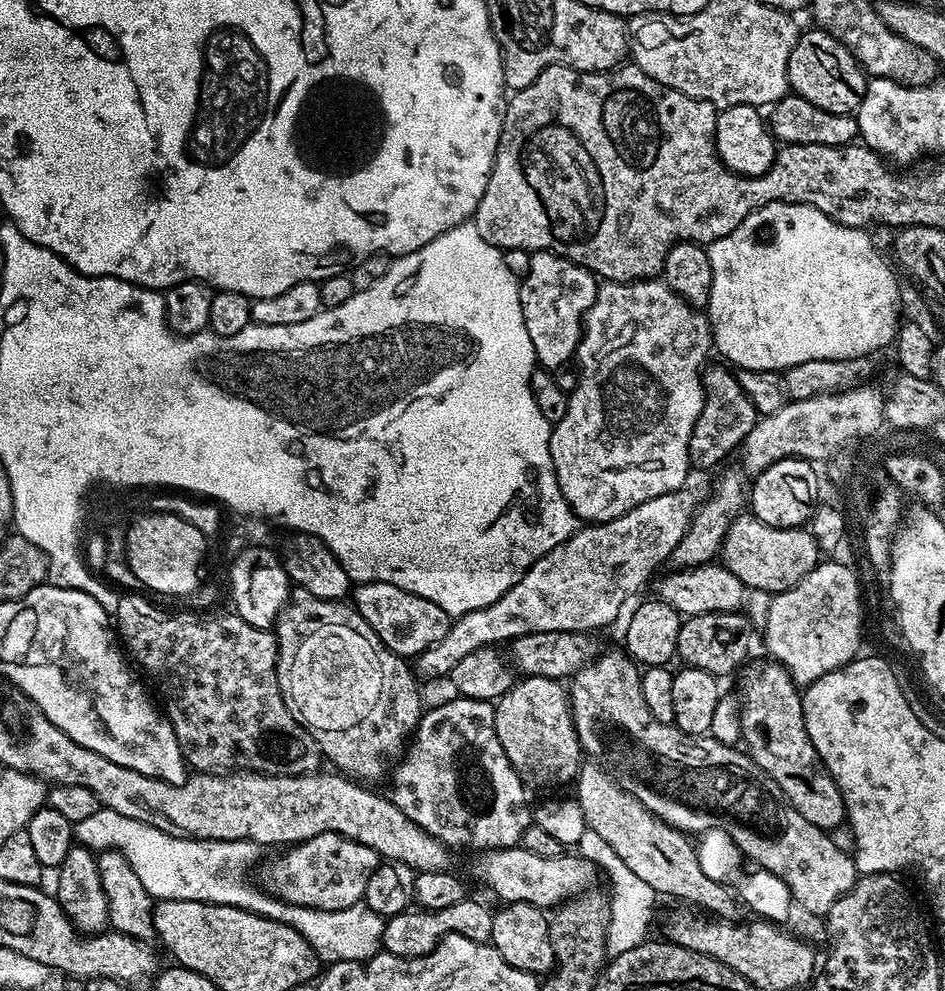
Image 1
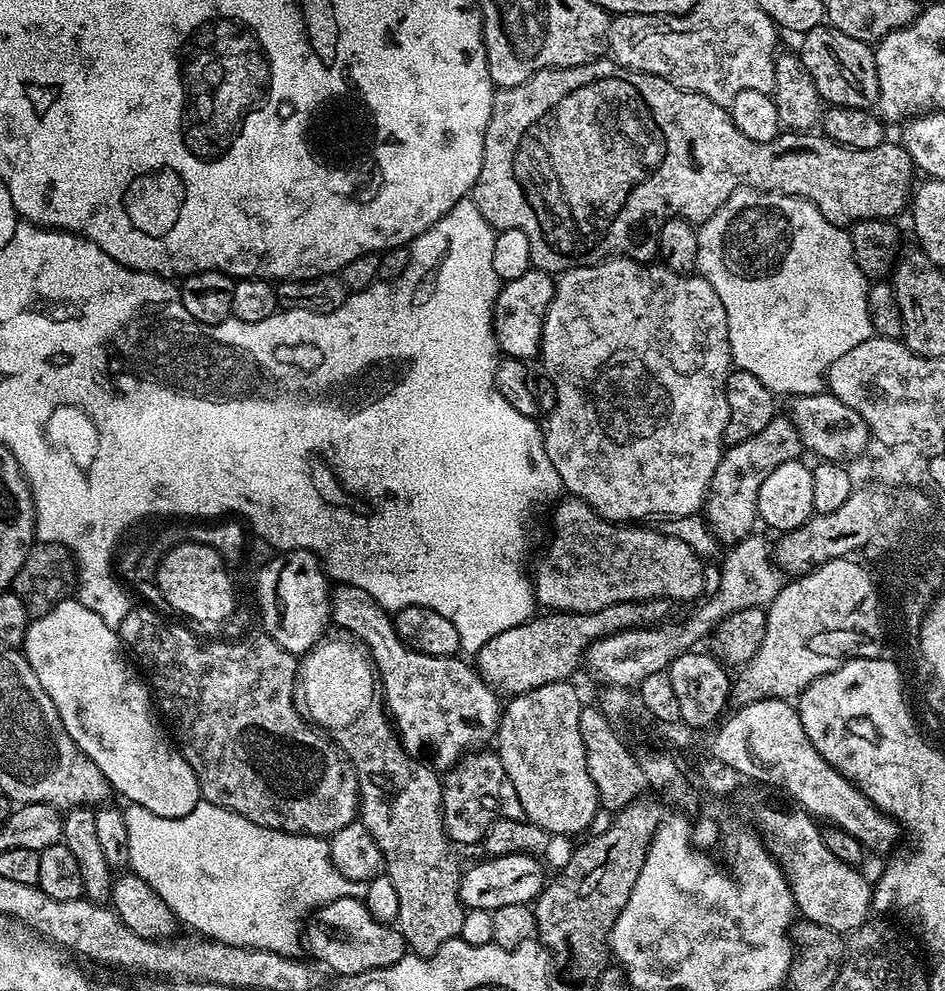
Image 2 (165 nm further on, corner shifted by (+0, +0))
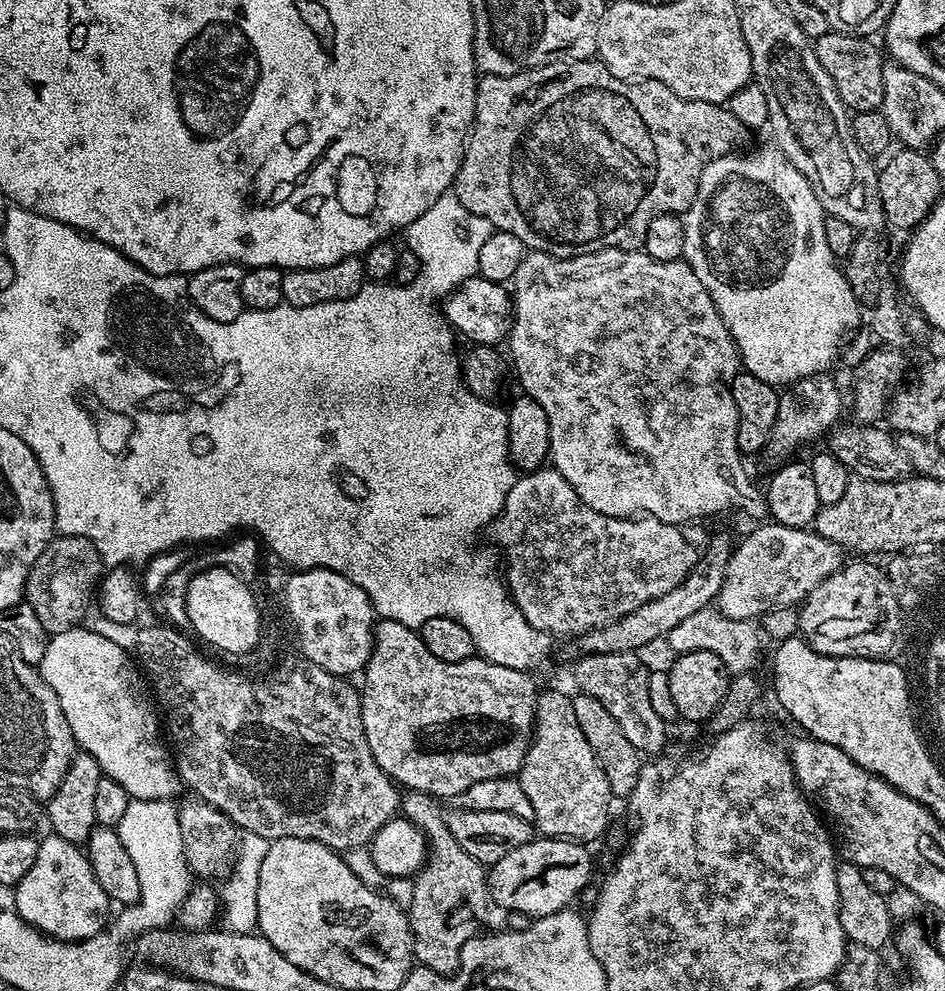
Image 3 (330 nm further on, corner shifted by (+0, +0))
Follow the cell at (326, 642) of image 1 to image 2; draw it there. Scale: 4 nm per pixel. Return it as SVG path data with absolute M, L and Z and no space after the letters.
M348 638L328 639L323 639L301 657L297 665L294 702L306 720L335 740L354 766L360 787L359 823L366 826L380 847L386 875L398 889L398 918L395 923L404 935L405 945L415 955L429 956L438 950L438 946L457 939L463 933L466 911L460 900L462 864L456 861L452 853L453 841L444 829L444 785L437 769L411 756L402 746L388 710L384 707L384 693L378 687L375 669L367 651Z

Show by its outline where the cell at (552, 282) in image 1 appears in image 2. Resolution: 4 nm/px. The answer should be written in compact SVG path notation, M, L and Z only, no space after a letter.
M539 270L528 271L520 278L501 283L500 292L496 295L496 305L492 308L492 327L496 330L496 343L499 344L500 351L505 357L528 362L531 361L531 356L535 357L539 353L544 314L552 301L553 287L553 277L549 273Z

